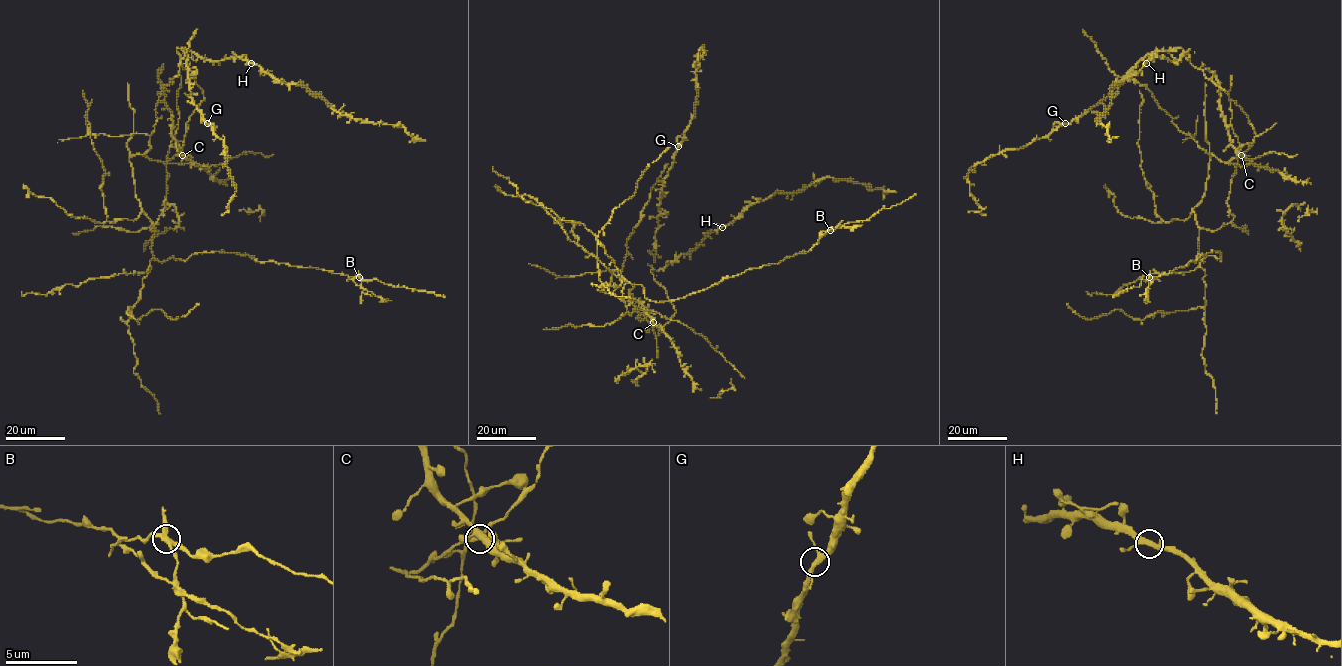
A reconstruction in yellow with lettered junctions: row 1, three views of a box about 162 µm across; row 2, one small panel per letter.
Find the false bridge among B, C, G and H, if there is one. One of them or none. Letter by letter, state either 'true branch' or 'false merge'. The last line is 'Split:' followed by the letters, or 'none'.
B: false merge
C: true branch
G: true branch
H: true branch
Split: B

